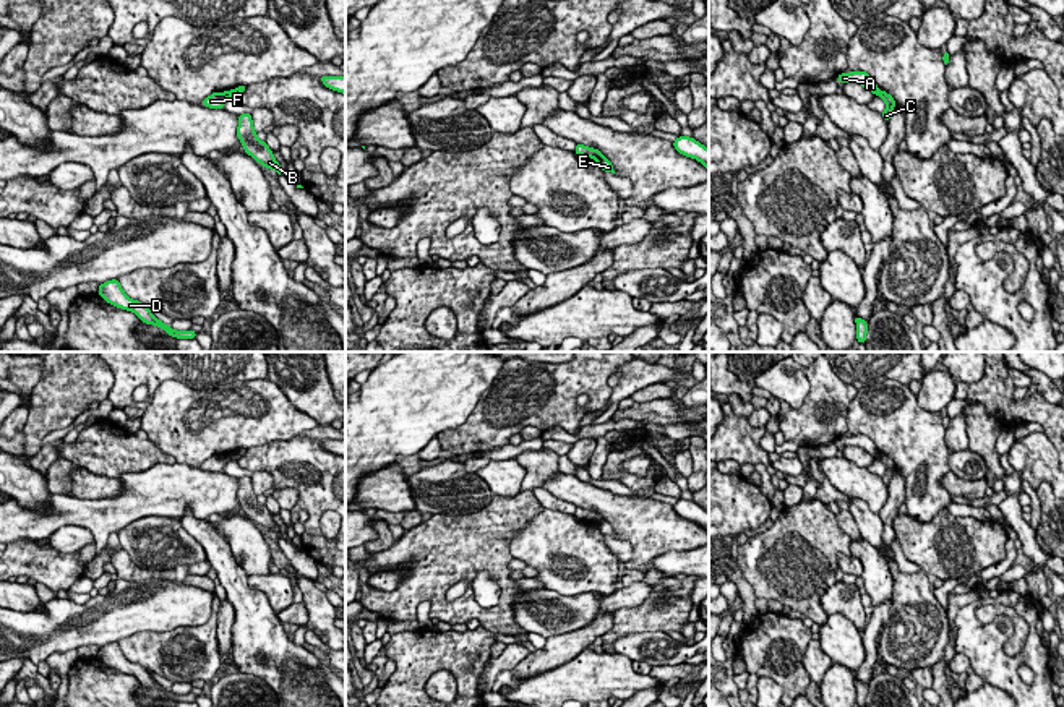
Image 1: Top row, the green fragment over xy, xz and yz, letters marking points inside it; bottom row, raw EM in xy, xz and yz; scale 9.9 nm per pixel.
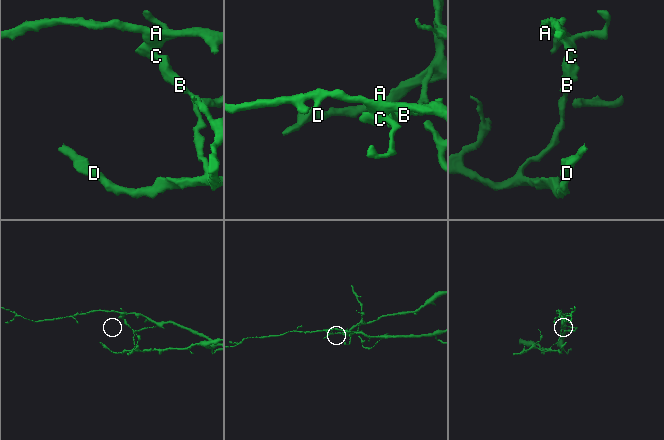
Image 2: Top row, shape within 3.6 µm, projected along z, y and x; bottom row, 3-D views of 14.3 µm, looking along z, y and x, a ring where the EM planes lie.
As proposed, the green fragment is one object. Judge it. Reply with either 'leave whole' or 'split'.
split

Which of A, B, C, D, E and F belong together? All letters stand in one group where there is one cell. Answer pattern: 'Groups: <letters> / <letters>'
Groups: A / B C D E F

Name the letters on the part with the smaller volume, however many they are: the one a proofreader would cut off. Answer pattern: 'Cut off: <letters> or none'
Cut off: B, C, D, E, F

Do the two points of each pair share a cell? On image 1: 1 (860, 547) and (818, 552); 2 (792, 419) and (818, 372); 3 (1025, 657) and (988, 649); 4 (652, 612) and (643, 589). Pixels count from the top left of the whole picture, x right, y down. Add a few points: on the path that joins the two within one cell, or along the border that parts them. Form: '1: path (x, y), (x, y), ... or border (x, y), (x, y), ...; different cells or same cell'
1: border (852, 540), (850, 555); different cells
2: path (805, 411), (818, 398), (818, 385); same cell
3: path (1016, 660), (998, 659); same cell
4: border (651, 586), (641, 604), (613, 613); different cells

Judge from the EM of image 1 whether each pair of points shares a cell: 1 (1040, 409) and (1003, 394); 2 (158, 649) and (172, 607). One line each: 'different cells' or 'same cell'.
1: same cell
2: different cells

